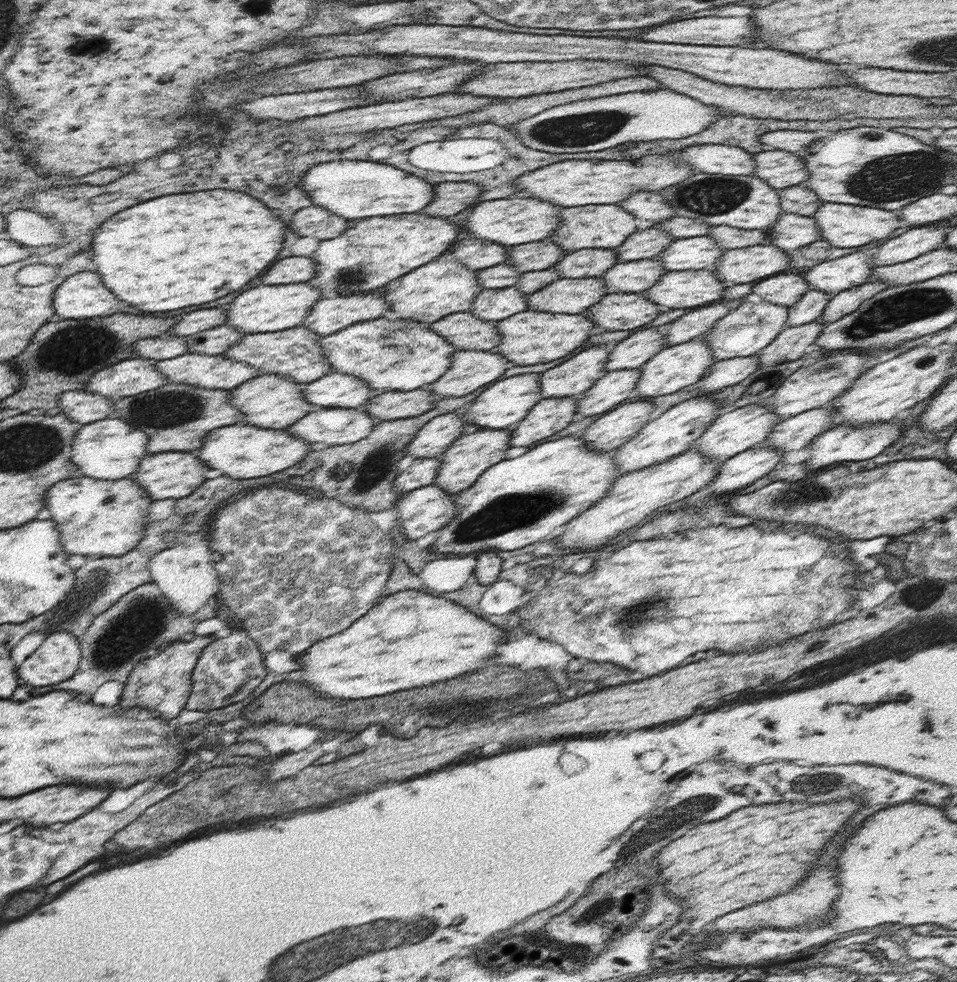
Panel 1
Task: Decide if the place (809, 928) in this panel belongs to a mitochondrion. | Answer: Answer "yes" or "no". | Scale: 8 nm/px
no

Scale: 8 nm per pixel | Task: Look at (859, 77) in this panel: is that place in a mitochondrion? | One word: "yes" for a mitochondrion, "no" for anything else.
no

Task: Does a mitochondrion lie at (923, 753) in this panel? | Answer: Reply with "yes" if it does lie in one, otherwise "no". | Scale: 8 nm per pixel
no

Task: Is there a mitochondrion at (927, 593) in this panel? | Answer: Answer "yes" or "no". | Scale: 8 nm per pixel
yes

